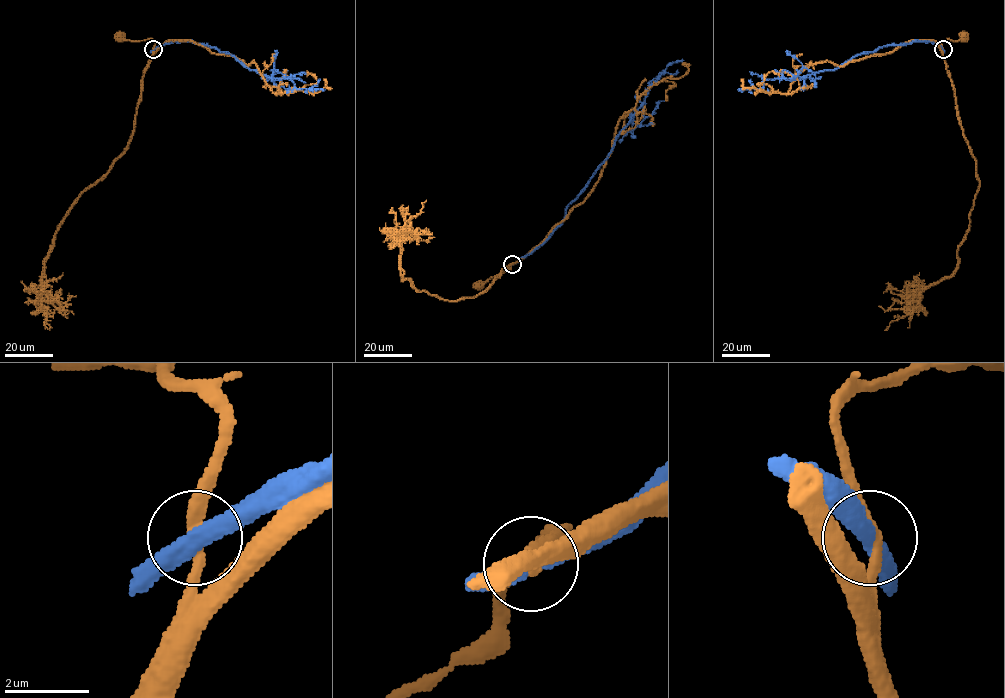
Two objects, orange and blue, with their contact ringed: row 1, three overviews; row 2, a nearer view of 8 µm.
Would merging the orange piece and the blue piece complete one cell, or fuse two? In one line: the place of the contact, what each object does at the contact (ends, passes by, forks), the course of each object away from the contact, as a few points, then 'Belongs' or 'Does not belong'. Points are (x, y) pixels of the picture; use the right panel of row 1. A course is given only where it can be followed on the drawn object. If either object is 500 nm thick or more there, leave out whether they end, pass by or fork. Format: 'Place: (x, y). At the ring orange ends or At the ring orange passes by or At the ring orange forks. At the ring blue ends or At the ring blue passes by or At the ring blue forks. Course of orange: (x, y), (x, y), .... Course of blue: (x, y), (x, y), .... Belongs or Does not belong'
Place: (943, 49). At the ring orange passes by. At the ring blue passes by. Course of orange: (943, 49), (943, 40), (959, 41), (963, 37). Course of blue: (943, 49), (931, 42), (886, 45), (858, 54), (835, 69), (800, 78), (765, 79), (760, 88), (738, 90). Does not belong

